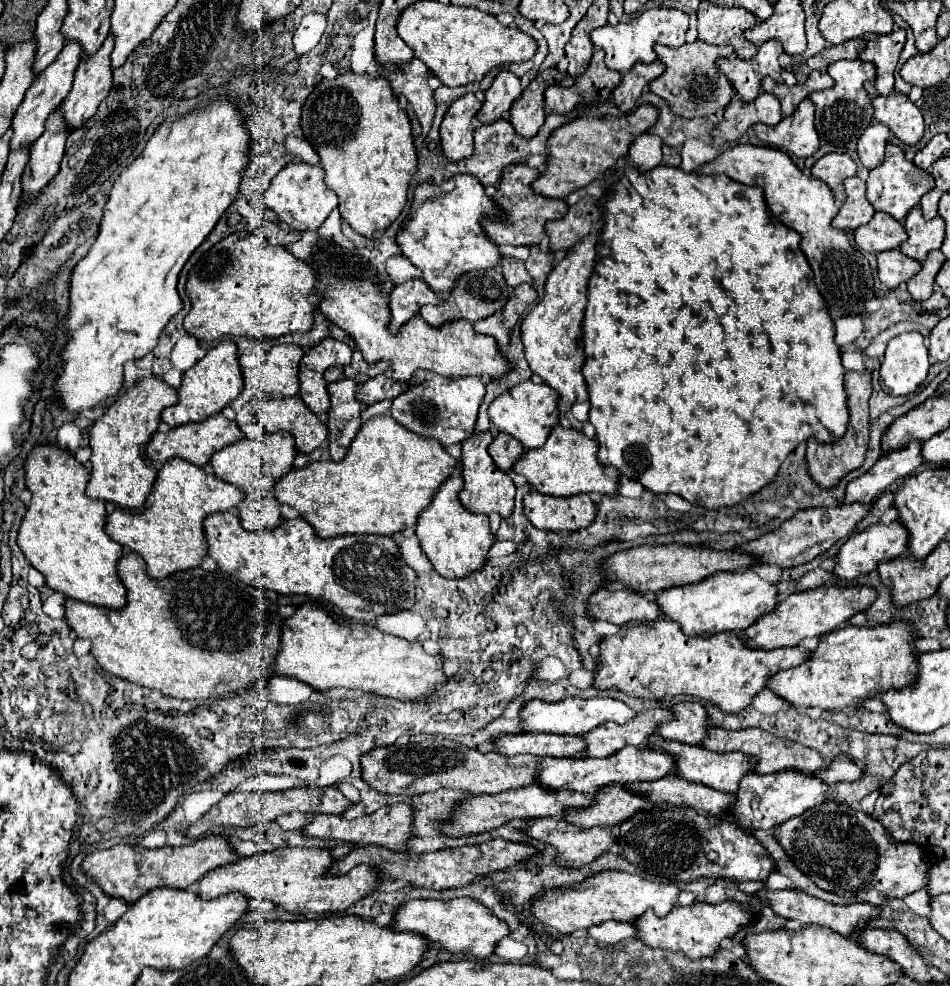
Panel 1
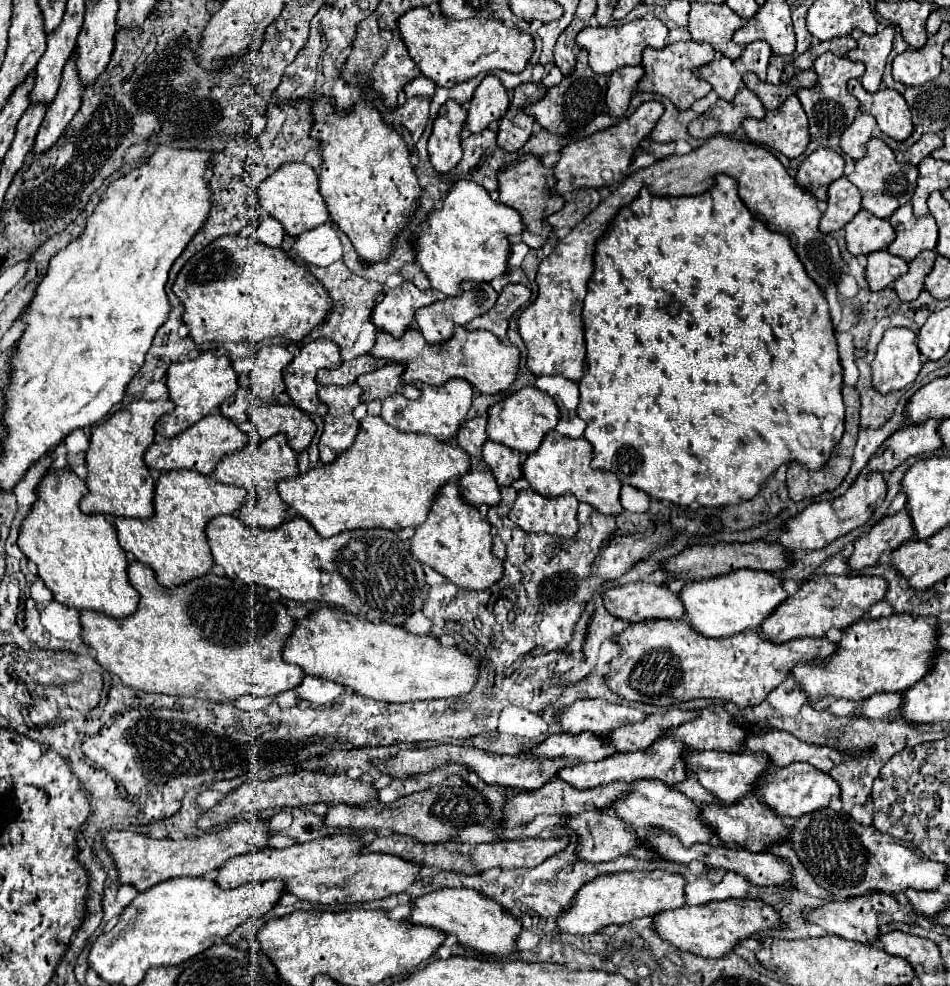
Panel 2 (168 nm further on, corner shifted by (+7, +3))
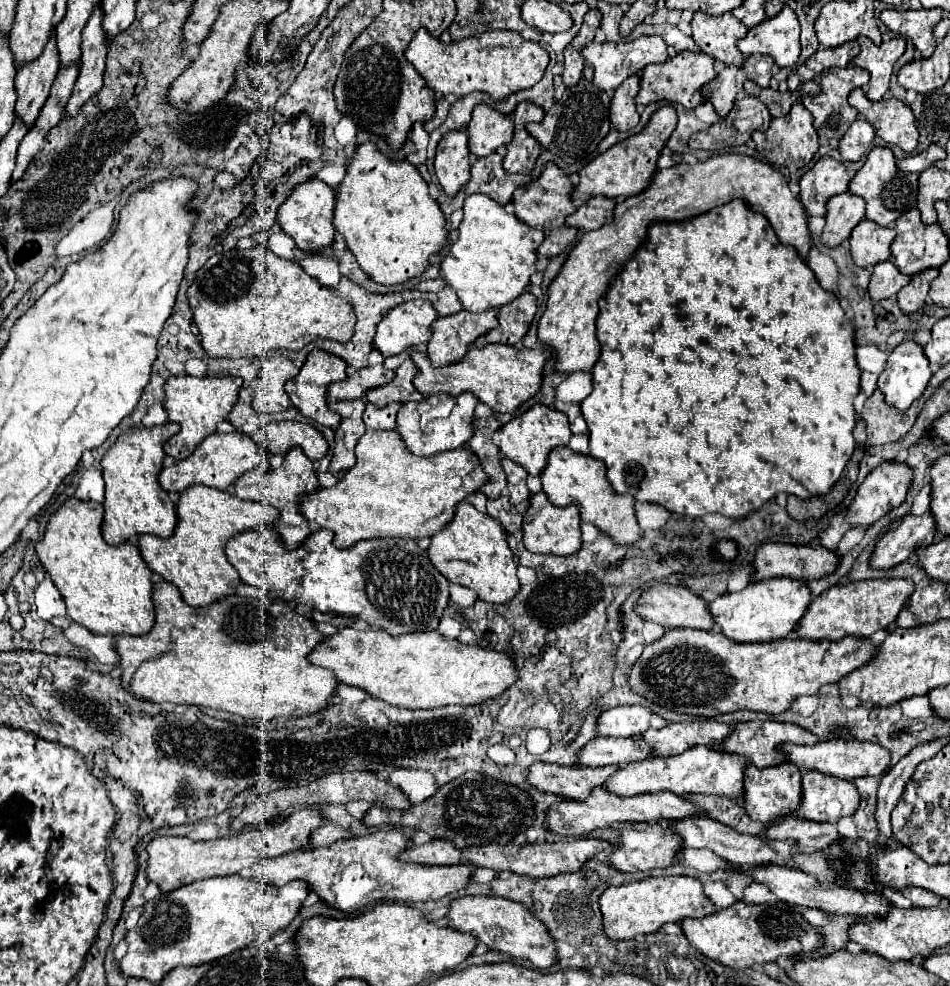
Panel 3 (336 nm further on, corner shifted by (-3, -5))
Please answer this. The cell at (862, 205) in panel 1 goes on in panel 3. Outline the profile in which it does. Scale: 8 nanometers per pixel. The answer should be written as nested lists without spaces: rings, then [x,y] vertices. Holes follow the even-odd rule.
[[[850,191],[834,195],[826,203],[826,227],[822,233],[822,243],[828,247],[838,247],[846,241],[852,229],[864,219],[866,201]]]

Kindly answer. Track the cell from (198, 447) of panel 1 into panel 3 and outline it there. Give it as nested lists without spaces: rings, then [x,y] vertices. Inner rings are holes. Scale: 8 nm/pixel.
[[[240,431],[212,433],[194,449],[194,453],[190,457],[176,461],[172,467],[164,467],[158,475],[158,479],[160,479],[160,485],[170,493],[180,493],[182,489],[186,489],[194,483],[202,483],[202,485],[208,485],[214,489],[226,489],[242,473],[256,469],[262,463],[266,463],[266,457],[260,455],[260,451],[250,435],[240,433]]]

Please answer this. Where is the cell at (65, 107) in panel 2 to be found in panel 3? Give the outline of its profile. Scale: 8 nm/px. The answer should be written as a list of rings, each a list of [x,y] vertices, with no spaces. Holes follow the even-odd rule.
[[[100,7],[94,9],[86,29],[82,31],[82,59],[80,59],[80,75],[74,85],[74,93],[66,105],[66,115],[76,117],[78,109],[102,89],[102,75],[104,75],[104,61],[108,53],[106,35],[100,27],[102,11]]]

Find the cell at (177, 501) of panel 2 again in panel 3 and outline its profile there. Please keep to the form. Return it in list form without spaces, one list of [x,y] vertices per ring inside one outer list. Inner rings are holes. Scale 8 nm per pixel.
[[[192,485],[180,493],[180,501],[176,505],[178,523],[172,537],[156,537],[156,535],[140,535],[138,549],[144,563],[160,573],[166,581],[174,583],[182,593],[182,599],[192,607],[206,607],[214,603],[214,599],[232,595],[240,577],[236,569],[226,561],[224,545],[226,541],[246,529],[256,529],[262,525],[272,525],[278,517],[278,511],[272,505],[264,505],[258,501],[242,501],[230,491],[220,491],[206,485]]]

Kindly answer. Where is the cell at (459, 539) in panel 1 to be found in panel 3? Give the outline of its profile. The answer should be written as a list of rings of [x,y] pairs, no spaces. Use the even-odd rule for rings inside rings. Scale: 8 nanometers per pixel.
[[[462,501],[456,507],[454,519],[432,537],[428,547],[432,565],[450,581],[468,587],[478,593],[478,599],[488,603],[506,603],[518,589],[520,581],[516,575],[514,553],[506,543],[506,531],[502,525],[486,513],[480,513],[472,503]]]

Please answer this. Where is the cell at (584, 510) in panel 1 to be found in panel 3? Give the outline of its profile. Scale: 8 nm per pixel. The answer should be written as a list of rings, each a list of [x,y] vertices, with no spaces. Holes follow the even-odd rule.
[[[536,493],[530,497],[530,507],[524,513],[522,533],[524,545],[532,553],[548,553],[548,555],[572,555],[582,547],[582,533],[580,533],[580,513],[578,507],[554,507],[546,493]]]

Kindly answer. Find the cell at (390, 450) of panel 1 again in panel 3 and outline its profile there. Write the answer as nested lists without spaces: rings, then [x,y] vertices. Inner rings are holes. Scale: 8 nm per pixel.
[[[368,429],[356,445],[356,457],[356,465],[334,487],[300,497],[300,513],[310,523],[334,531],[332,545],[338,549],[376,537],[432,537],[454,517],[456,505],[486,483],[486,473],[470,449],[416,457],[396,431]]]

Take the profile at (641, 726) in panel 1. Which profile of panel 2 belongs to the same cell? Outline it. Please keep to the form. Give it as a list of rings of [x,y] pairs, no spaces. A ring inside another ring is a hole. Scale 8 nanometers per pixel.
[[[668,709],[666,713],[660,715],[648,715],[642,723],[622,725],[620,729],[614,729],[614,733],[610,735],[610,743],[616,747],[616,751],[644,751],[656,739],[660,739],[664,731],[676,729],[678,725],[694,719],[696,711]]]

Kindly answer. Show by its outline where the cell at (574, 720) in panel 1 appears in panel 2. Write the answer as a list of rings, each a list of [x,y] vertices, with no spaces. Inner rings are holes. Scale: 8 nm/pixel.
[[[580,699],[574,705],[566,707],[556,715],[562,723],[562,729],[568,733],[592,731],[596,735],[608,735],[612,729],[628,723],[640,723],[646,719],[646,713],[632,705],[608,703],[604,699]]]

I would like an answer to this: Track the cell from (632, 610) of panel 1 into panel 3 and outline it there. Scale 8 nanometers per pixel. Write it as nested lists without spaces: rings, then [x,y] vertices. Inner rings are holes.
[[[652,585],[640,595],[634,609],[644,621],[658,623],[664,629],[694,627],[708,631],[714,625],[706,601],[684,585]]]

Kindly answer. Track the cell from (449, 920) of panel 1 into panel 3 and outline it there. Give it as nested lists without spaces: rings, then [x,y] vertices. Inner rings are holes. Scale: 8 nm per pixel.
[[[458,897],[450,903],[446,921],[450,927],[472,933],[478,943],[486,945],[492,951],[506,953],[514,959],[528,959],[534,967],[550,967],[556,961],[554,941],[548,935],[546,927],[520,903],[498,899],[498,897]]]

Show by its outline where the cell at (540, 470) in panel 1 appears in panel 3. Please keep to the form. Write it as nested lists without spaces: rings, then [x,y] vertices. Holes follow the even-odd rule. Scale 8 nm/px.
[[[558,447],[548,455],[548,463],[542,471],[542,487],[552,505],[576,505],[582,519],[594,523],[602,533],[610,535],[616,543],[636,543],[642,531],[634,517],[634,497],[614,493],[610,481],[606,481],[606,465],[602,461],[574,453],[570,447]]]

